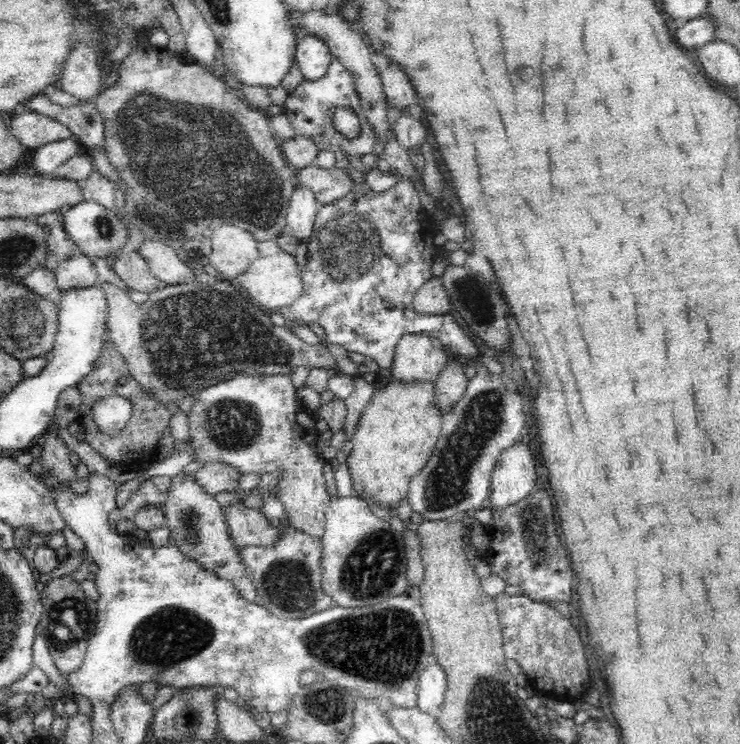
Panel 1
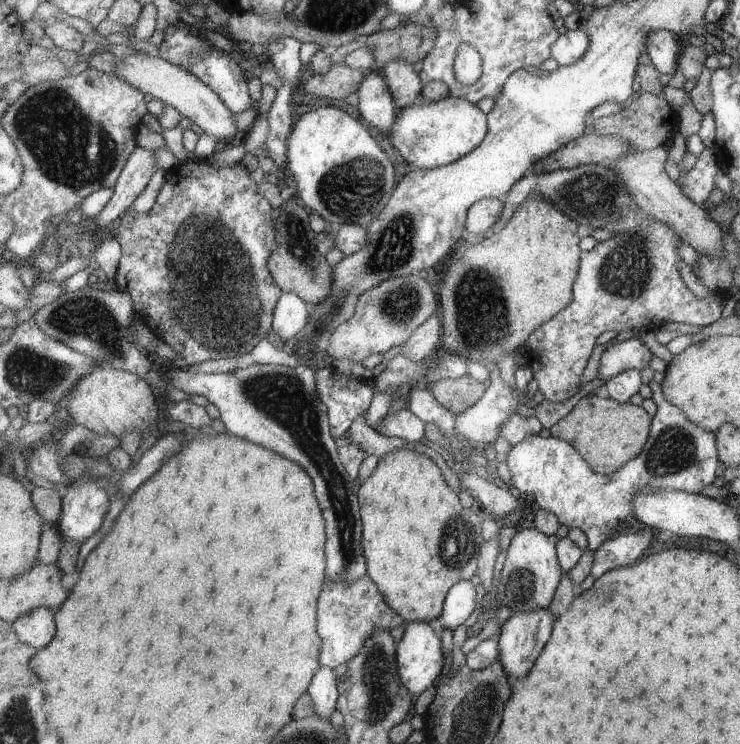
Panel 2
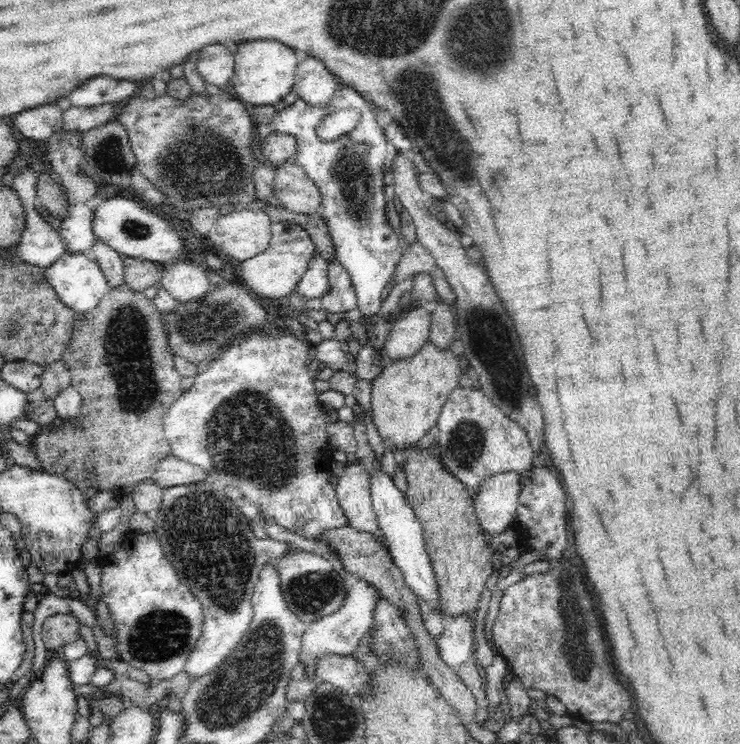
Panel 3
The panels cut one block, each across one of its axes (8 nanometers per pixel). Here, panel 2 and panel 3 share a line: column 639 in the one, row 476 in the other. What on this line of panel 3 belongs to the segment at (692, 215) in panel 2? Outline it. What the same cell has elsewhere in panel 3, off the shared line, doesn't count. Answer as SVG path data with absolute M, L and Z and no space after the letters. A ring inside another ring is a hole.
M170 453L158 462L152 478L165 488L202 482L208 480L209 476L199 466L180 460Z

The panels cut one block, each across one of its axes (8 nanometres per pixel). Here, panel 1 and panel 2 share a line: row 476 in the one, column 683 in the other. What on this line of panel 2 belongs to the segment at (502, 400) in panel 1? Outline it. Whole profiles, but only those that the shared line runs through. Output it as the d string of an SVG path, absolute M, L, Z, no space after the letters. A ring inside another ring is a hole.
M654 380L648 383L651 390L651 399L656 405L656 414L653 418L650 430L650 440L646 448L633 461L629 461L621 469L610 475L602 475L596 472L582 454L565 439L530 436L523 442L513 446L507 456L507 465L511 474L511 489L516 493L533 494L534 501L530 505L530 511L545 509L547 512L557 515L557 518L569 528L579 528L587 536L587 548L596 551L607 539L620 534L624 527L622 523L633 514L633 496L645 487L654 489L673 489L699 494L705 485L715 480L715 472L719 468L720 452L718 438L715 432L695 424L678 406L669 402L664 395L662 386Z

